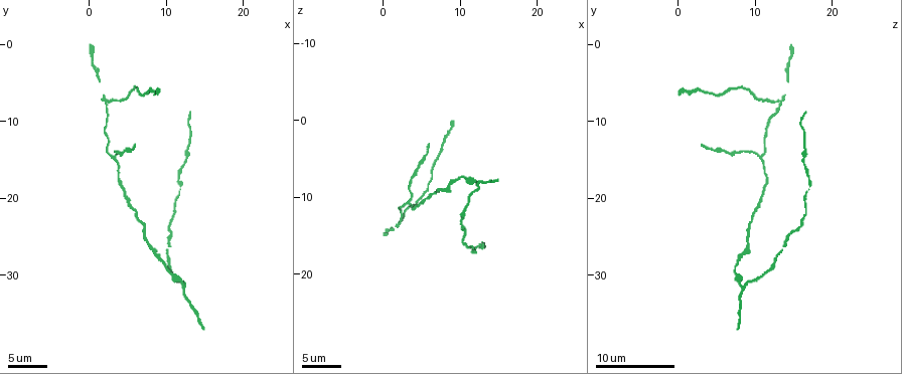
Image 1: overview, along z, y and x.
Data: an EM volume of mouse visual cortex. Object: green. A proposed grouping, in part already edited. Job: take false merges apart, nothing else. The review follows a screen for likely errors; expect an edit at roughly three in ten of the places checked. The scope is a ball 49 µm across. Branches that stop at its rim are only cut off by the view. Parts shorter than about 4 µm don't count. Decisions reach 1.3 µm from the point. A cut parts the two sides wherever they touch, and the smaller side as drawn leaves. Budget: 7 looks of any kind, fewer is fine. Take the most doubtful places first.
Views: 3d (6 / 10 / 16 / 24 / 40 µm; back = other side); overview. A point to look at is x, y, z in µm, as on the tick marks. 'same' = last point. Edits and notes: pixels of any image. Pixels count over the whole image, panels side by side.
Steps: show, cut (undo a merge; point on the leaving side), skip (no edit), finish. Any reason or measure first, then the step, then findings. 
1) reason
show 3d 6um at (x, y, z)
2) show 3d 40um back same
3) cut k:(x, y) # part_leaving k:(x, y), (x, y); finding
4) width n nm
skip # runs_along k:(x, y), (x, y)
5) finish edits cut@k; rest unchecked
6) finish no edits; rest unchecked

three-way junction
show 3d 6um at (12.6, 31.6, 8.6)

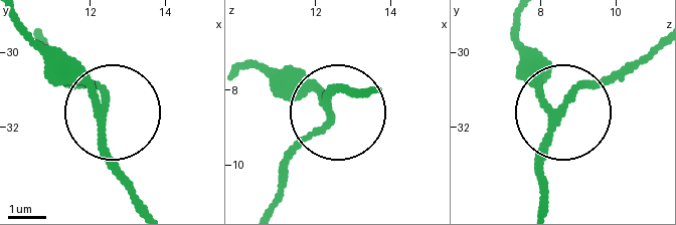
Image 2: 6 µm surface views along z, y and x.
width 170 nm
skip # runs_along 2:(519, 21), (522, 69), (563, 110), (538, 175), (538, 204); one neuron here

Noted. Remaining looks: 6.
three-way junction
show 3d 16um at (3.2, 14.6, 10.4)

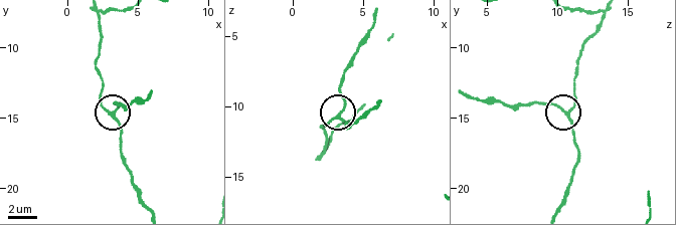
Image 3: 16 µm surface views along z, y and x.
width 170 nm
skip # runs_along 3:(558, 206), (578, 159), (575, 134), (560, 108), (529, 101); continuous, no second neuron

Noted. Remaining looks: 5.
show 3d 6um at (2.4, 7.4, 13.2)

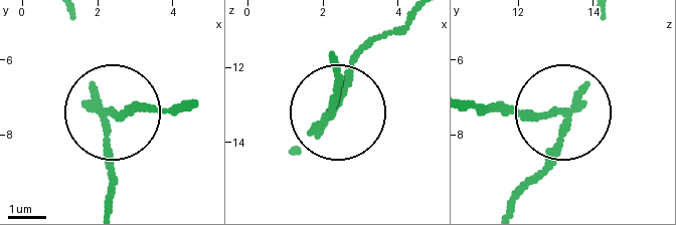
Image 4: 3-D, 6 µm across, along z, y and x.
cut 4:(121, 121) # part_leaving 4:(95, 113), (161, 113), (190, 100); a second neuron is stuck on

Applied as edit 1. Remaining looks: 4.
show 3d 16um at (7.4, 25.2, 9.0)

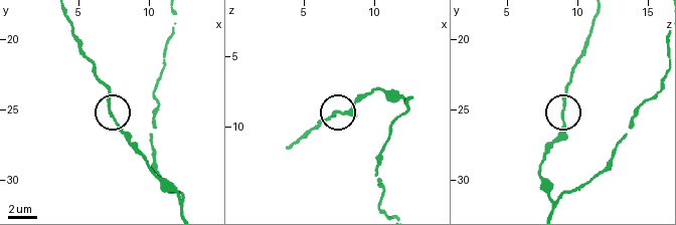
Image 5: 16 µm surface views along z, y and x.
width 170 nm
skip # all the same neuron

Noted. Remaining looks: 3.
finish edits cut@4; rest unchecked

